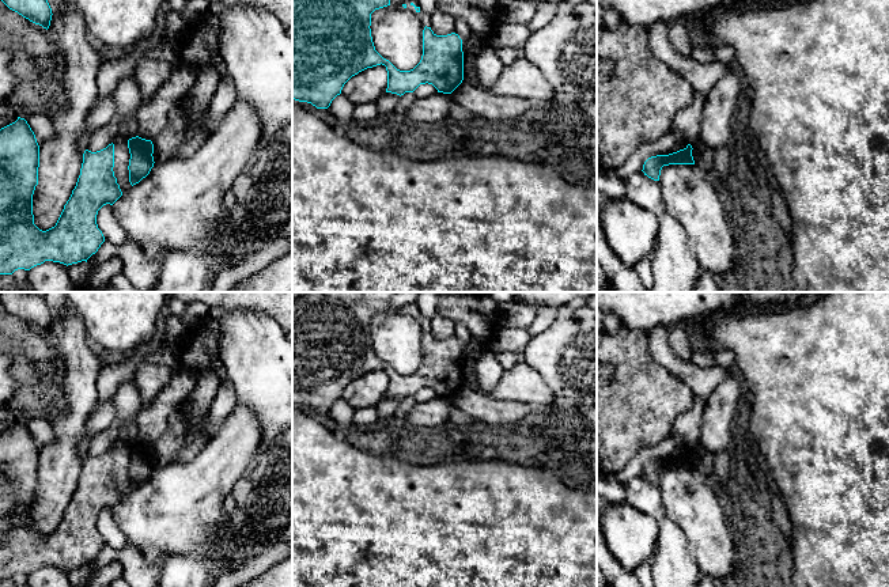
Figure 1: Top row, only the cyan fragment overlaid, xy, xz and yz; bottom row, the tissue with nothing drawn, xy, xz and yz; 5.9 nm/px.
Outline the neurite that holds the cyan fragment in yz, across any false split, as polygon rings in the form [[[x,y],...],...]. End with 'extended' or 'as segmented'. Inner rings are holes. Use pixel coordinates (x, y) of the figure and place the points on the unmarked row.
[[[688,448],[684,454],[669,459],[657,459],[648,462],[643,469],[643,477],[654,485],[659,485],[661,474],[663,470],[669,469],[695,469],[692,461],[692,450]]]; as segmented

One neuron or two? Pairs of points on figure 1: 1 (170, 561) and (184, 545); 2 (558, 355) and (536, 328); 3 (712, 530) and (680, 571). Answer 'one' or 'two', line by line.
1: two
2: two
3: two

